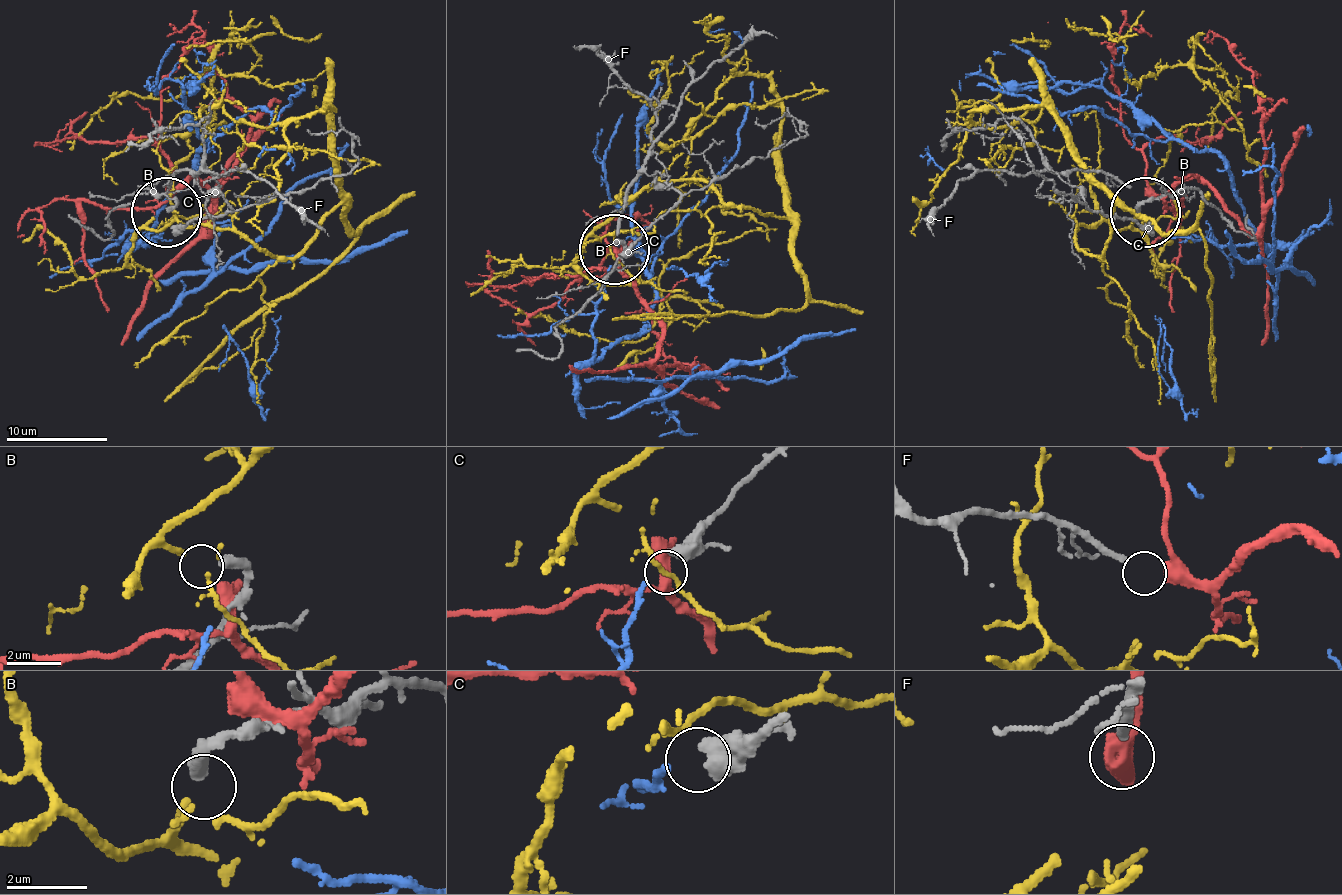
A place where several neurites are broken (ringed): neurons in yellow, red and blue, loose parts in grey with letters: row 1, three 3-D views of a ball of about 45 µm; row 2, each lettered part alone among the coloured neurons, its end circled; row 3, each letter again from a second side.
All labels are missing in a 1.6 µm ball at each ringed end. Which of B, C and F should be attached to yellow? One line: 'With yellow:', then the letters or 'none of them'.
With yellow: B

